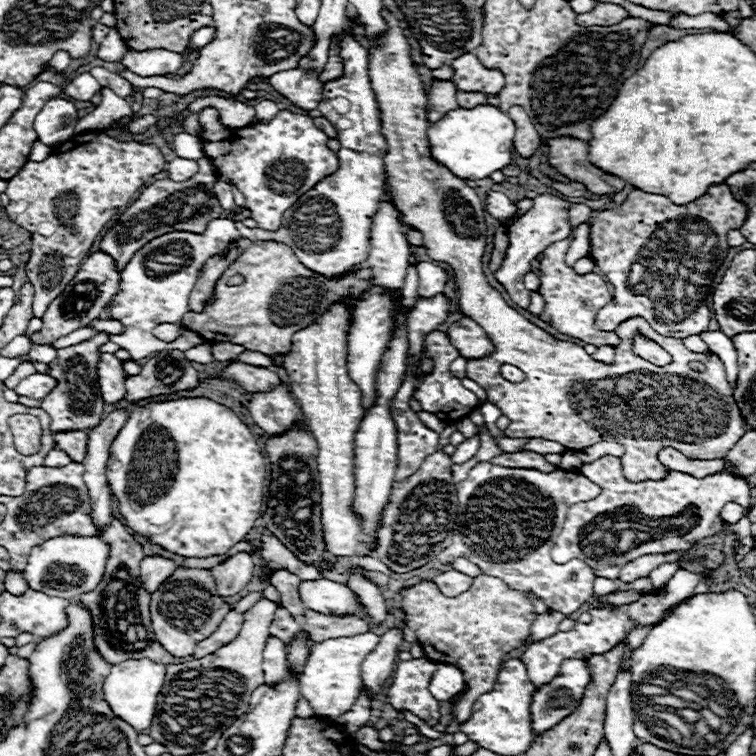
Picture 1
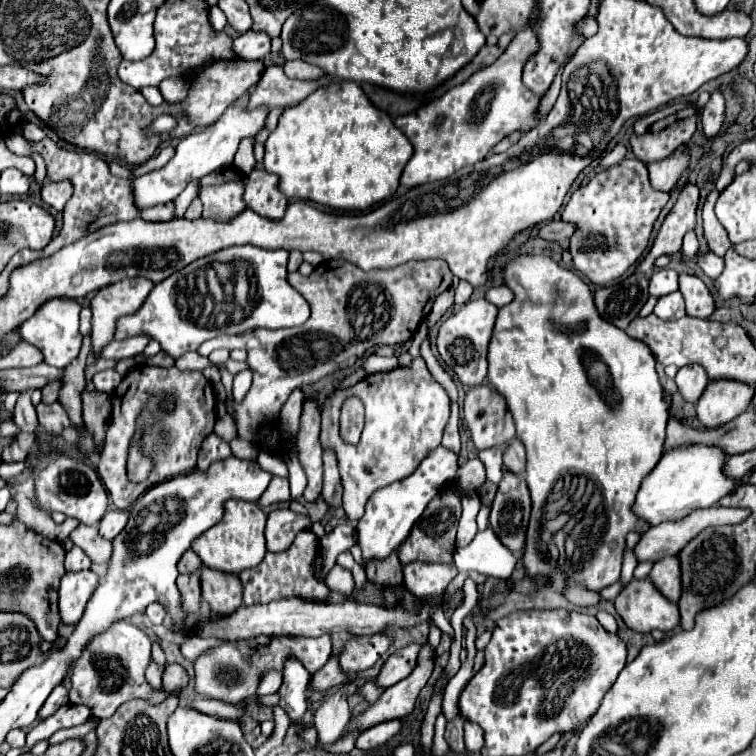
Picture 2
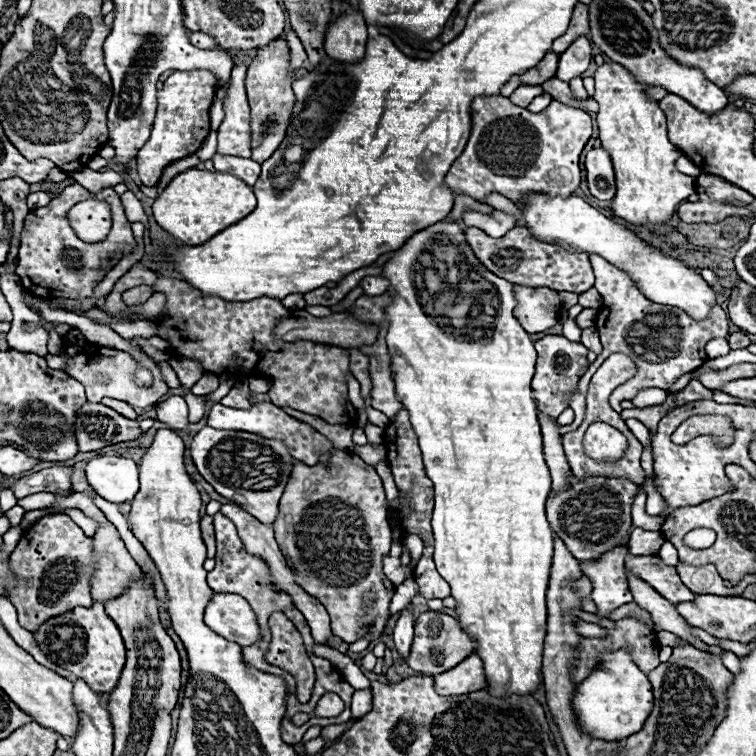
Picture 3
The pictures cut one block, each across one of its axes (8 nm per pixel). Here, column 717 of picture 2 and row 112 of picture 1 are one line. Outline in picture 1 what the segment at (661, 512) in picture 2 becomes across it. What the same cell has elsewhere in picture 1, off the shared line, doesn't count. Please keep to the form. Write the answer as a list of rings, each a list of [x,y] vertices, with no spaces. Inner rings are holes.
[[[482,104],[476,108],[450,110],[442,120],[430,124],[428,140],[432,146],[432,156],[450,168],[458,178],[480,180],[512,162],[514,132],[516,126],[506,112],[496,106]]]

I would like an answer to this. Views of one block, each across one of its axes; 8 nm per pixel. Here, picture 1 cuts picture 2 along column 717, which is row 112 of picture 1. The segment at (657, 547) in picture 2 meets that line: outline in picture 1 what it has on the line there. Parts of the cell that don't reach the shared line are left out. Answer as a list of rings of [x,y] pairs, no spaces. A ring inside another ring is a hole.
[[[512,106],[512,108],[508,108],[506,114],[510,114],[512,122],[516,124],[516,136],[514,136],[514,148],[516,148],[516,152],[520,156],[524,156],[524,158],[534,156],[536,150],[542,144],[542,138],[536,132],[534,124],[530,122],[528,114],[524,112],[522,106]]]

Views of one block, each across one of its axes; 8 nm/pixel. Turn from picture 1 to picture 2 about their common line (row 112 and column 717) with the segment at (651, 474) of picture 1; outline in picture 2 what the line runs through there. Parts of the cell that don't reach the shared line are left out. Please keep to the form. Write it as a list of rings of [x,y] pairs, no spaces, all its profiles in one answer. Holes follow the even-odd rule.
[[[712,380],[696,404],[704,428],[722,426],[740,416],[752,402],[754,386],[738,380]]]

